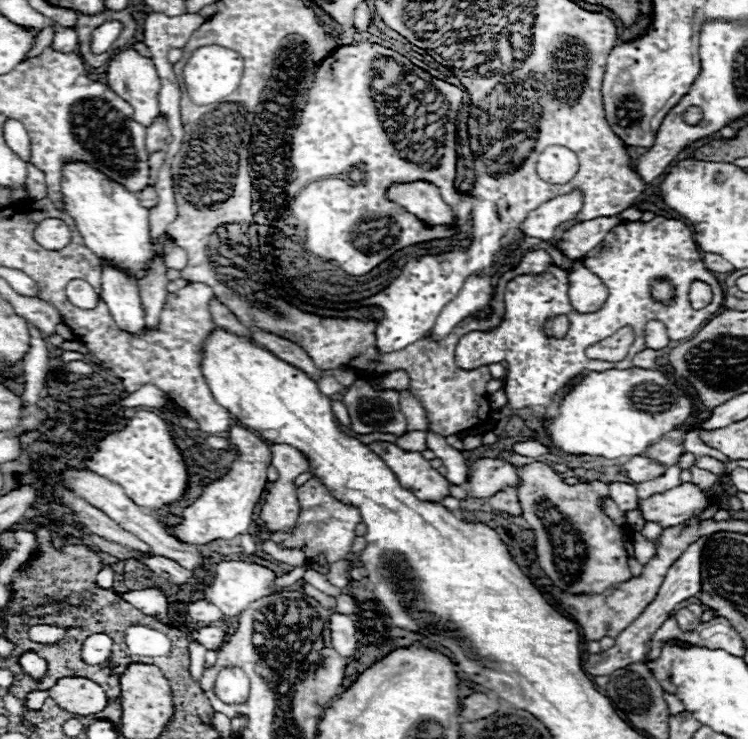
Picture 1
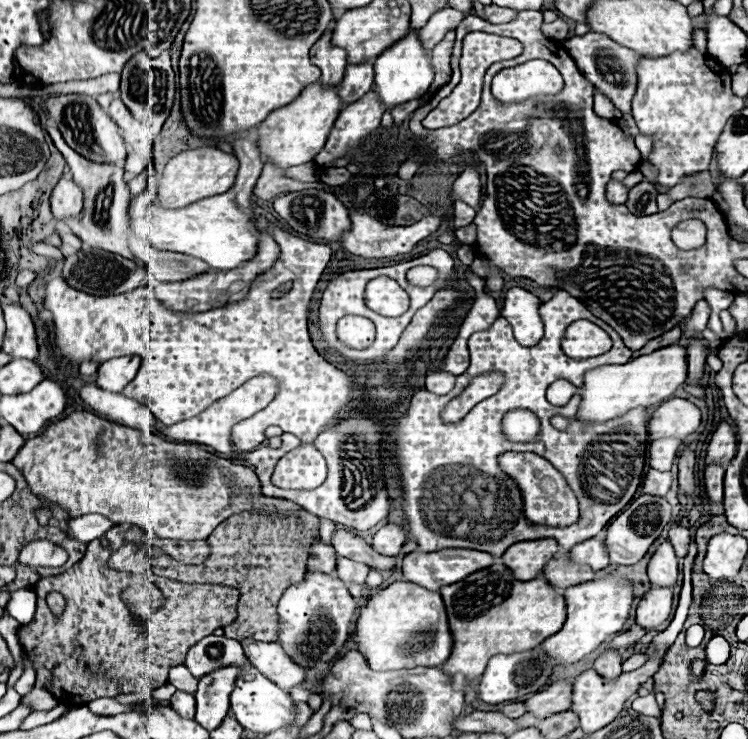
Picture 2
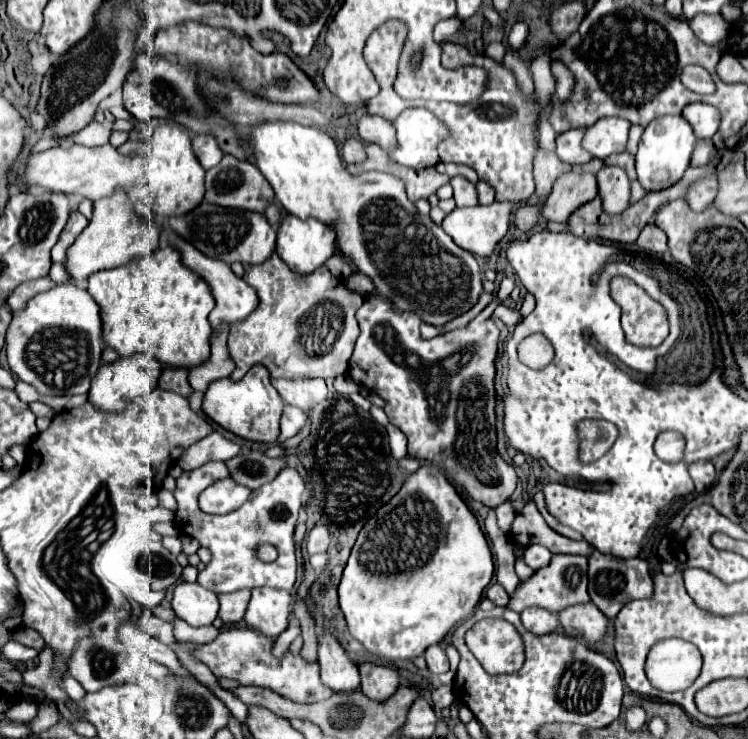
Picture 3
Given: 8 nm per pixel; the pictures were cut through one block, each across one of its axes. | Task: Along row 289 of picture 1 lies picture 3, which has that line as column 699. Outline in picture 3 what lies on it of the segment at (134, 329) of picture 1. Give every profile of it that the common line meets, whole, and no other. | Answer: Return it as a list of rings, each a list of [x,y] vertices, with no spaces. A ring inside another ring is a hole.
[[[706,102],[688,104],[682,114],[692,124],[698,138],[712,138],[720,126],[720,110]]]

